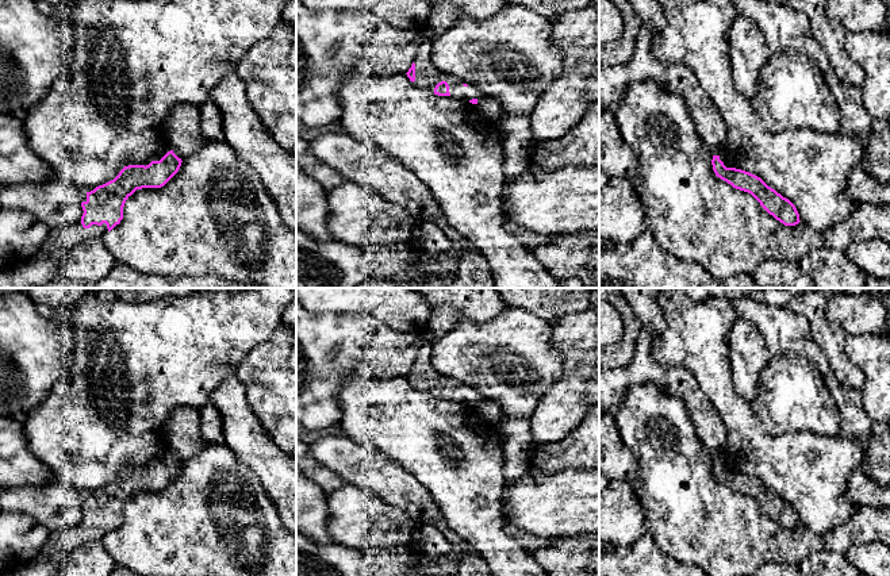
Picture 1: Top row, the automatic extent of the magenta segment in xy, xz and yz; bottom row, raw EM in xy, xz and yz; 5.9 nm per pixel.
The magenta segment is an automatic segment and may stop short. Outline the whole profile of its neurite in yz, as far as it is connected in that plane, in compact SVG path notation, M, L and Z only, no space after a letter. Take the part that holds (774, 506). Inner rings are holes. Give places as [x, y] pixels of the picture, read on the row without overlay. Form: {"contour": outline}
{"contour": "M713 458L711 468L717 480L736 492L751 496L770 518L784 529L795 529L801 525L795 508L760 480L741 472L726 471L720 458Z"}

